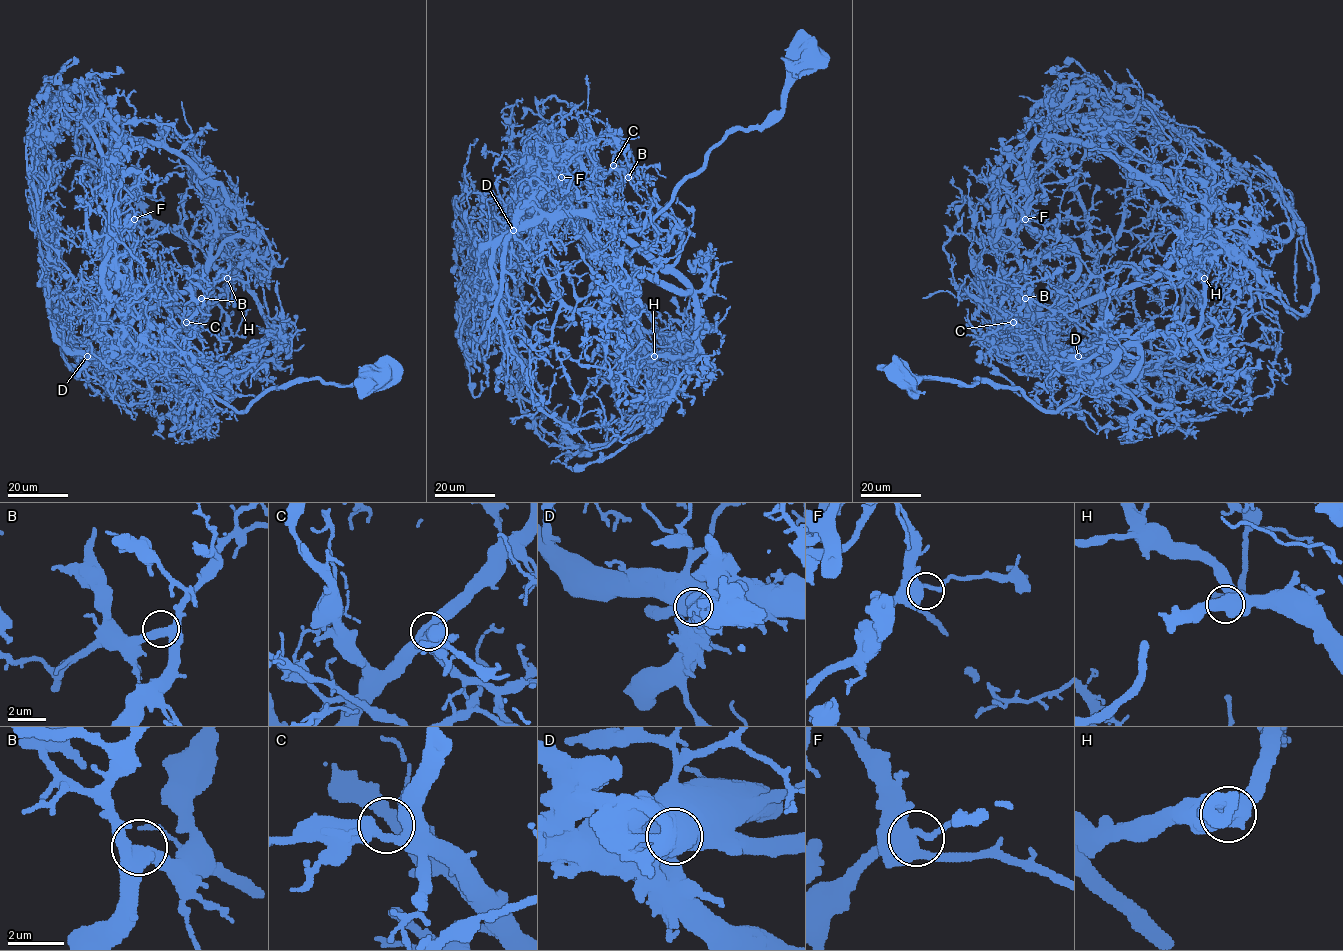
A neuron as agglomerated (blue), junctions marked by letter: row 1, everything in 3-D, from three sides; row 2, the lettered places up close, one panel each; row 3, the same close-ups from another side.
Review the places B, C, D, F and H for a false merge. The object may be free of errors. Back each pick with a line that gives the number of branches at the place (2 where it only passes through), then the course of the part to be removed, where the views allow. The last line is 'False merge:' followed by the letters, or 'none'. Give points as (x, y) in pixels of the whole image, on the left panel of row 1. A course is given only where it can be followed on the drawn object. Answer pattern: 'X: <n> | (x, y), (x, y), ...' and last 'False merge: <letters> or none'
D: 2 | (87, 356), (56, 337), (50, 316), (51, 230), (41, 183), (82, 158), (115, 188), (160, 200), (160, 192)
False merge: D

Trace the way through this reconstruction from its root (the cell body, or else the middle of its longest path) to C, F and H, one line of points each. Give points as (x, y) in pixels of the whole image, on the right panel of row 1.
C: (902, 371), (959, 386), (987, 378), (1057, 412), (1076, 395), (1078, 381), (1013, 322)
F: (902, 371), (959, 386), (987, 378), (1052, 412), (1076, 395), (999, 257), (1025, 219)
H: (902, 371), (959, 386), (987, 378), (1057, 412), (1079, 377), (1131, 345), (1190, 334), (1204, 278)

